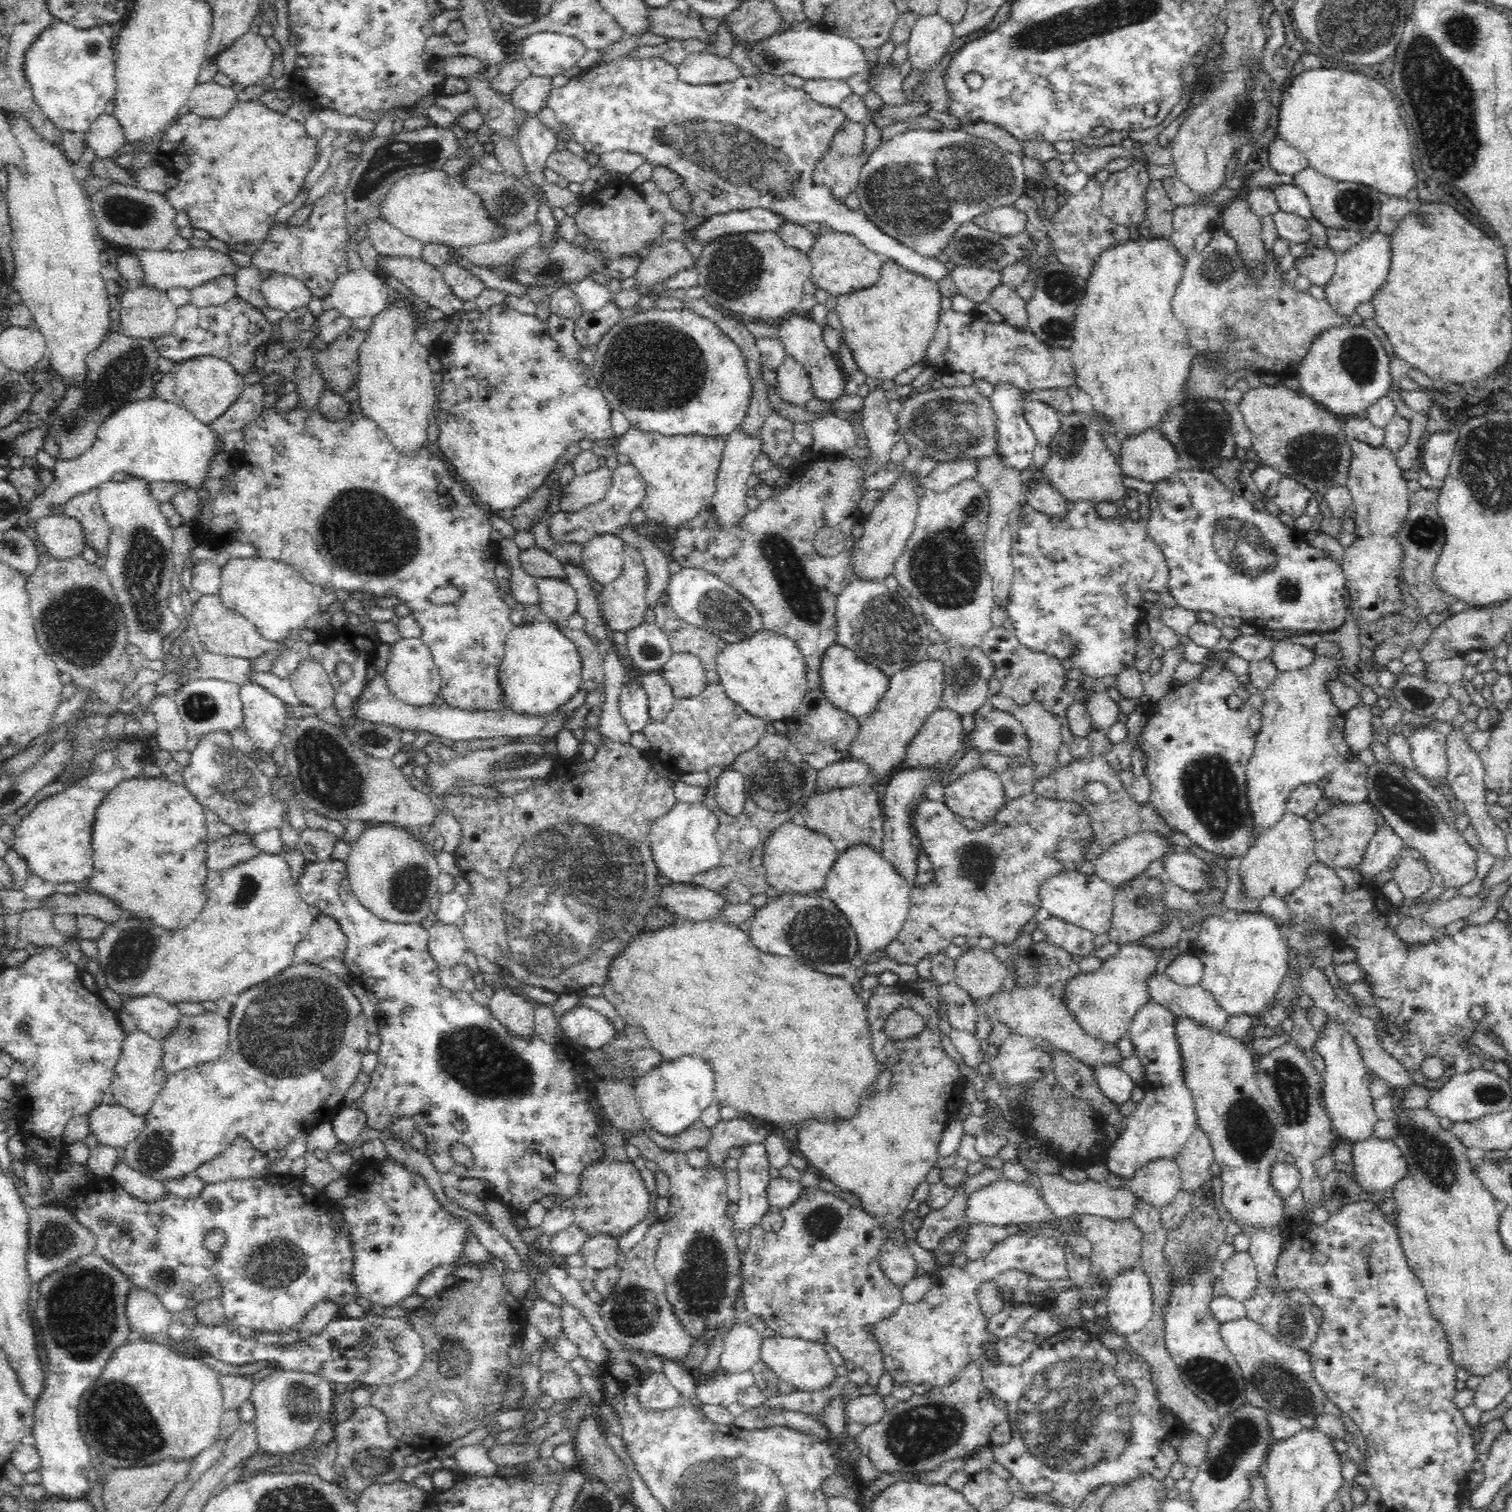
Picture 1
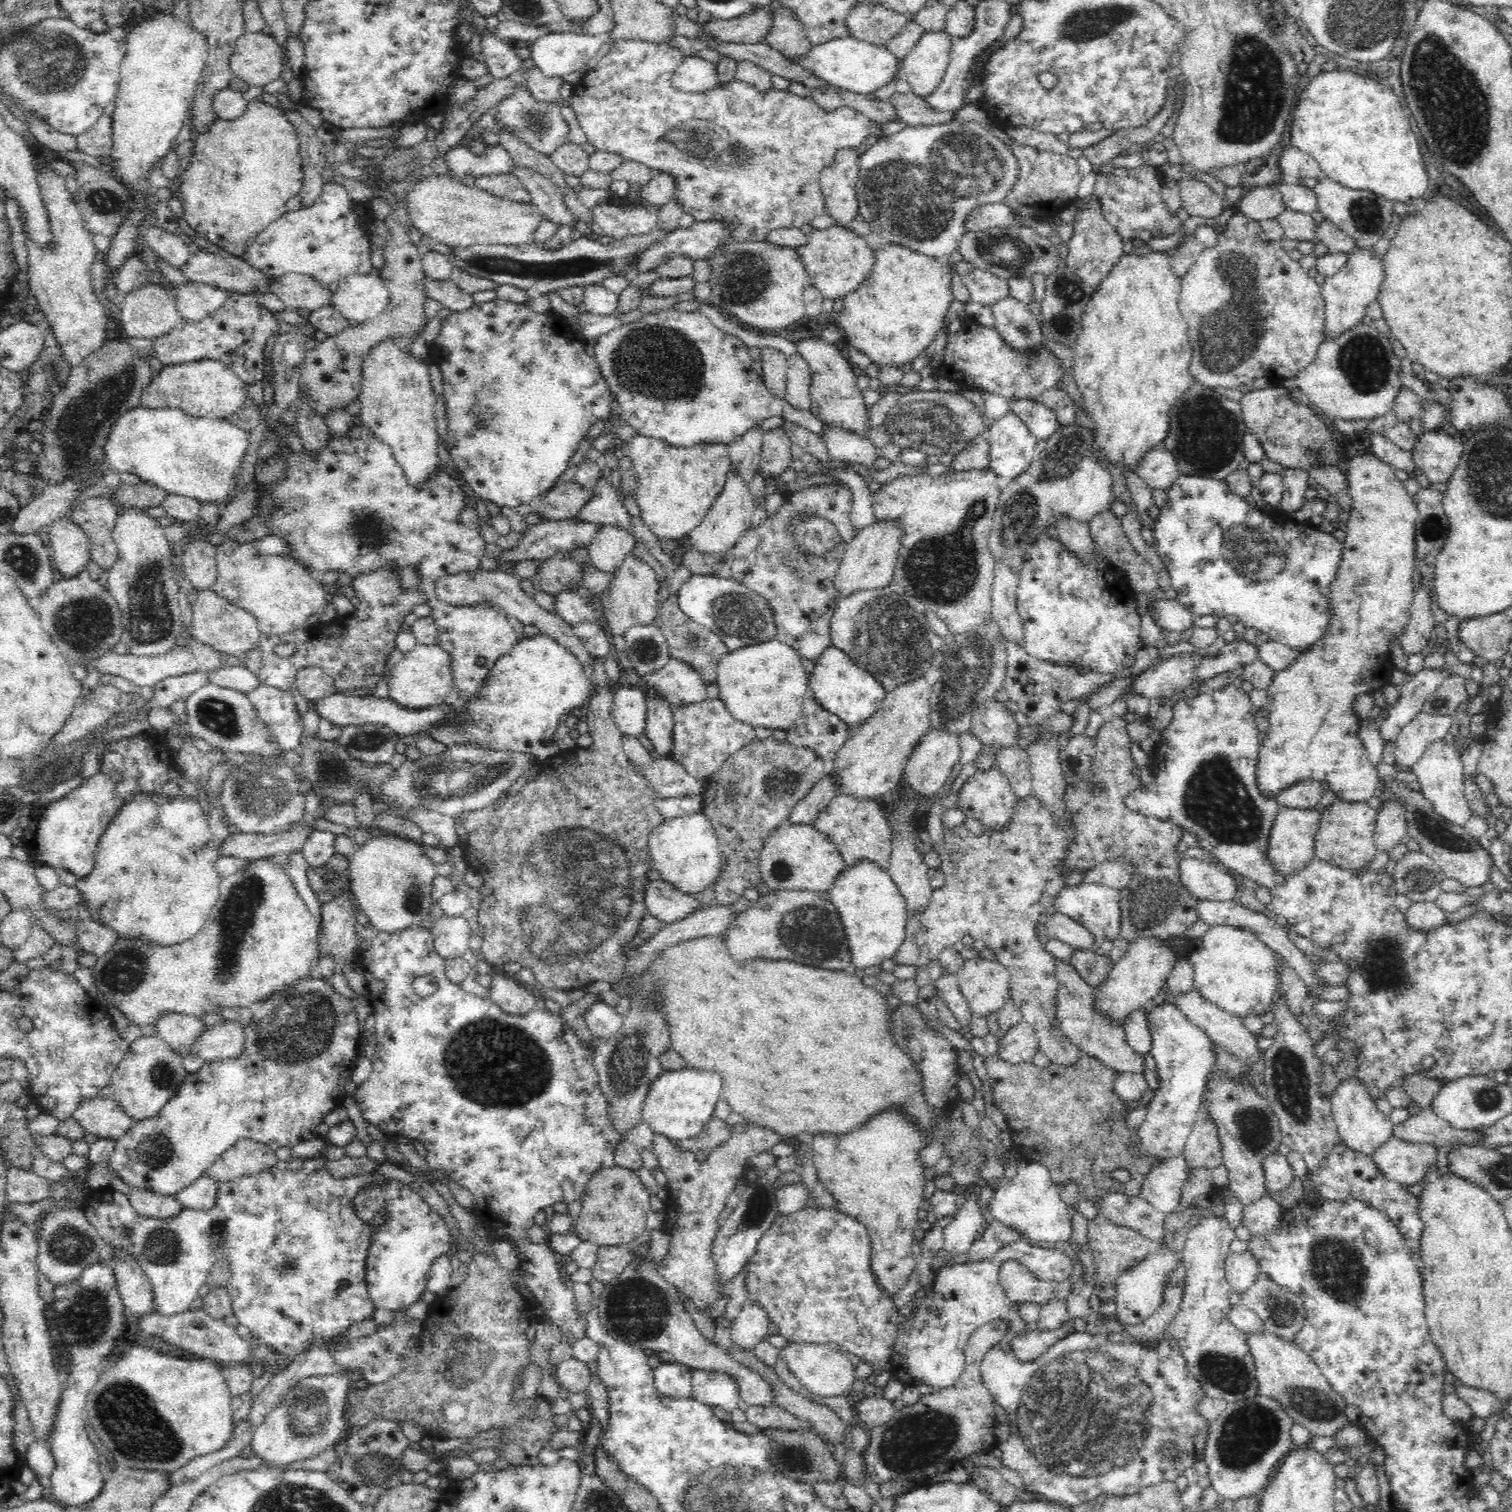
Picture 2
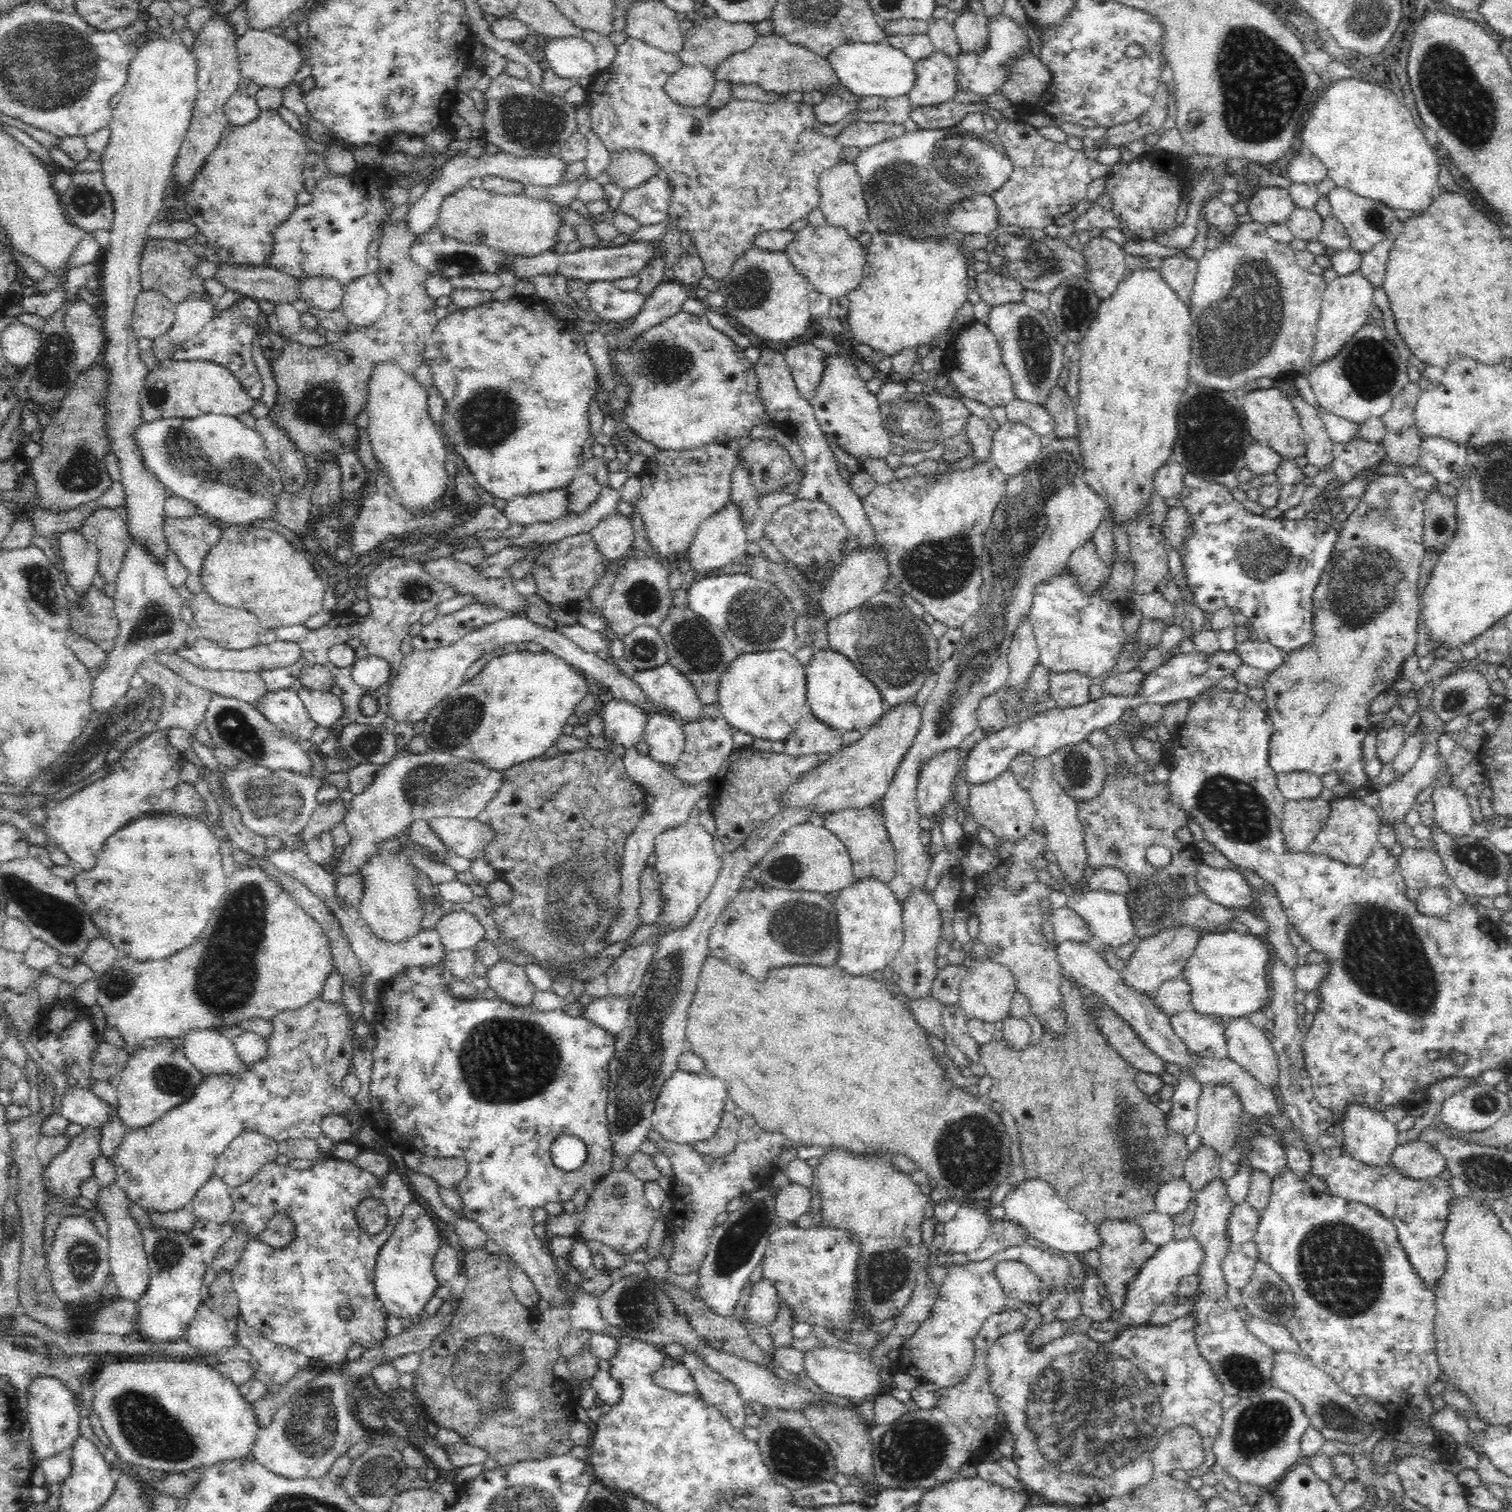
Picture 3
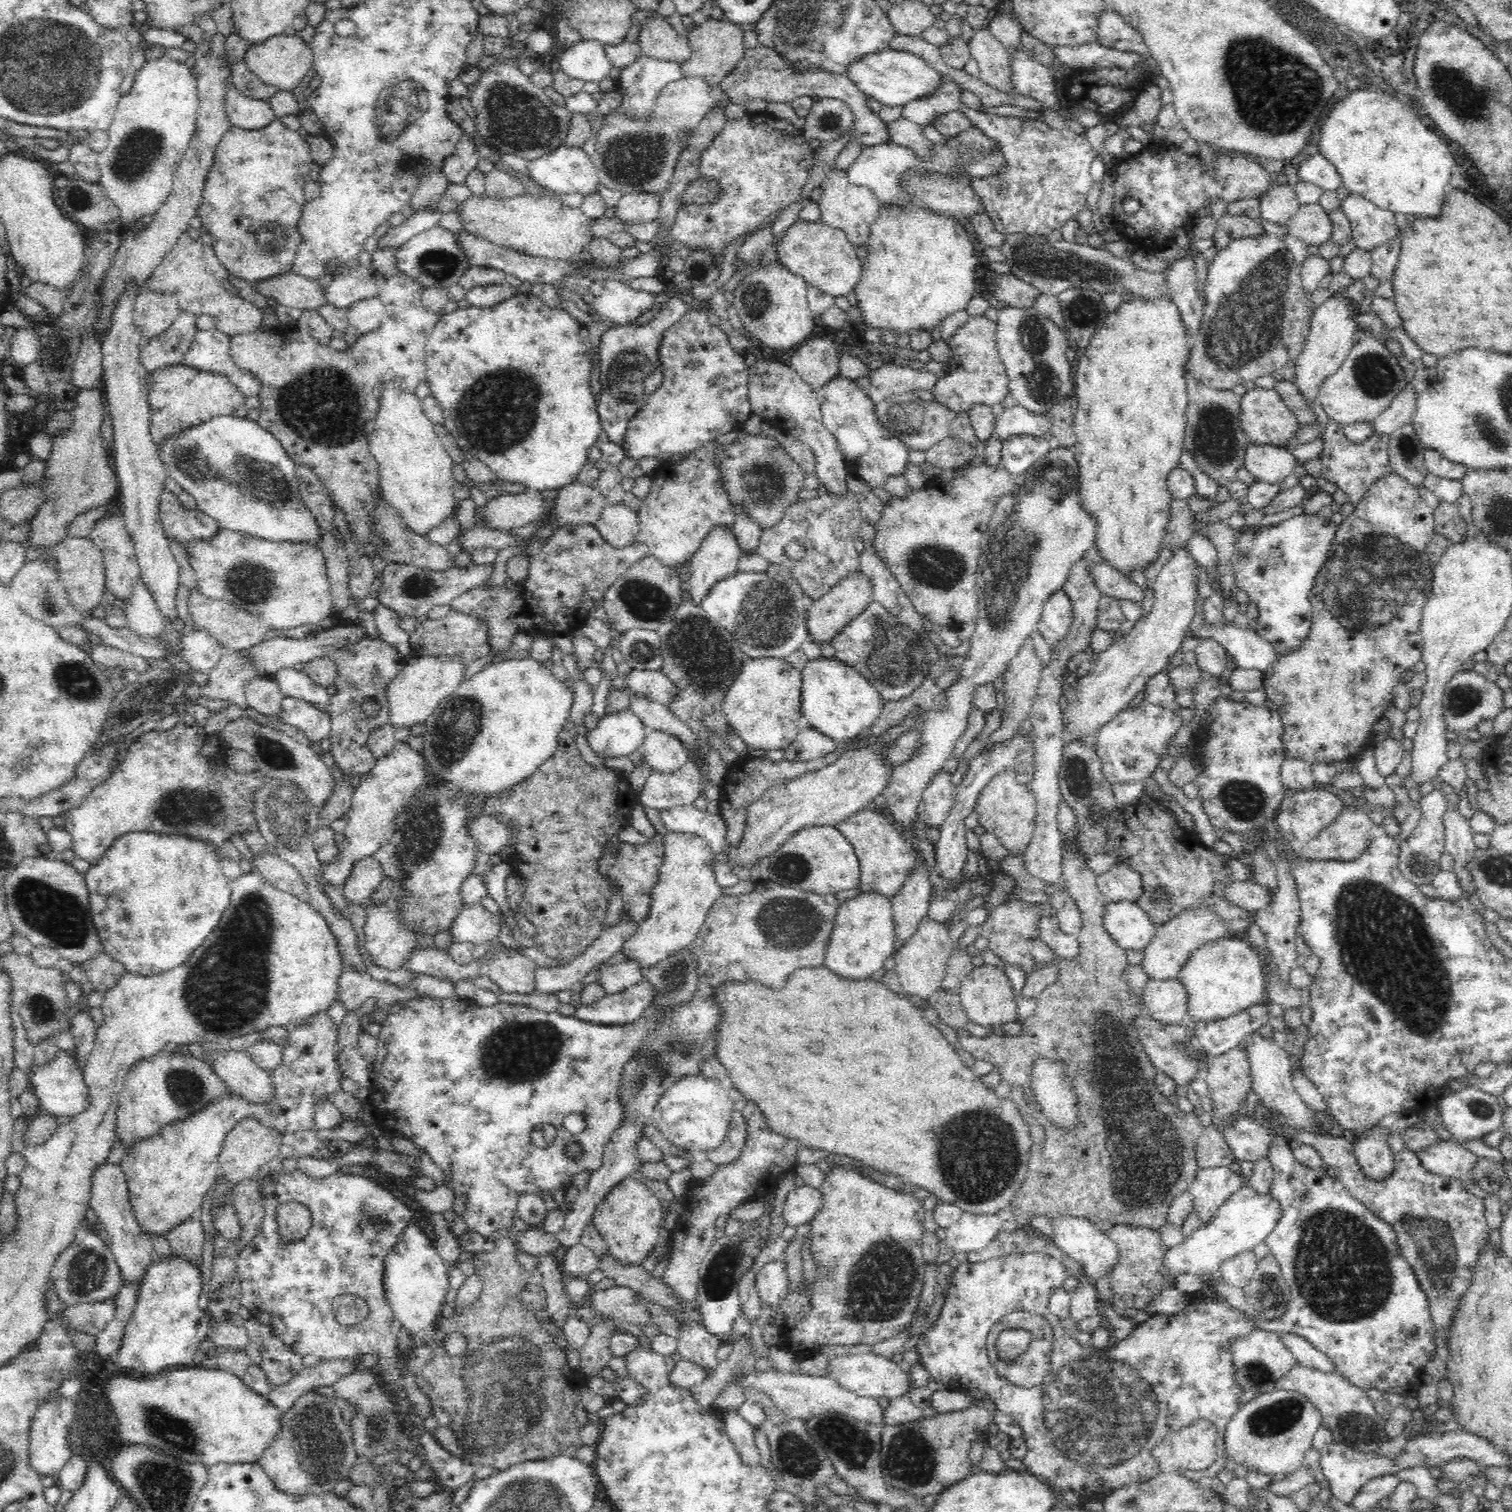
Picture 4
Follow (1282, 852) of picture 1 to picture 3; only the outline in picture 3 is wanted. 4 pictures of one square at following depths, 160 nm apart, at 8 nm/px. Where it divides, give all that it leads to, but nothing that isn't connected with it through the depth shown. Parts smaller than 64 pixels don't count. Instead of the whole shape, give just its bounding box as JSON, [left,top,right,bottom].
[1282,797,1332,852]

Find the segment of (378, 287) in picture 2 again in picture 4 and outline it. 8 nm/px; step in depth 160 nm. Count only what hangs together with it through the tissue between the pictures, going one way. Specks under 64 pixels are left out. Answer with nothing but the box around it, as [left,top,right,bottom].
[348,296,385,335]

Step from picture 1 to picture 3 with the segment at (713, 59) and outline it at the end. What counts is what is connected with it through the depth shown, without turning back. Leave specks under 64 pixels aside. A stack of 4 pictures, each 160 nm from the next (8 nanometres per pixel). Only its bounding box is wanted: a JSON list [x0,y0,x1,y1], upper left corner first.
[665,65,715,108]

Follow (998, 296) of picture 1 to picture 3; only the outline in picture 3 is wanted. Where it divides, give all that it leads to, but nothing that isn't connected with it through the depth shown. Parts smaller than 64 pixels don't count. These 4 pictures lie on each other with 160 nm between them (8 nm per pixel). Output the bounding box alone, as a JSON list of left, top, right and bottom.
[989,303,1064,405]

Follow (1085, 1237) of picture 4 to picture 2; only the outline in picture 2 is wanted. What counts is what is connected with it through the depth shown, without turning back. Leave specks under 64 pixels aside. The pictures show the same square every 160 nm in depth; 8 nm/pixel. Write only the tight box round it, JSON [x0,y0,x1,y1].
[985,1158,1073,1243]

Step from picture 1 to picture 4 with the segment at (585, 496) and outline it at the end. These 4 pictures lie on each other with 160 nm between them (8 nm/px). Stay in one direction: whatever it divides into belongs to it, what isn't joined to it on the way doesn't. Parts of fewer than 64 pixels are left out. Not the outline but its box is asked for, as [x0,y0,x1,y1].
[475,490,545,533]

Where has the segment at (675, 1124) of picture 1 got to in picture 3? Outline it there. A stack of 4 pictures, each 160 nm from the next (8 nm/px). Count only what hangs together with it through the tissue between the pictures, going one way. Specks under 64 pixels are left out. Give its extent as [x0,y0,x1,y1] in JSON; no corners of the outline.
[653,1068,728,1144]

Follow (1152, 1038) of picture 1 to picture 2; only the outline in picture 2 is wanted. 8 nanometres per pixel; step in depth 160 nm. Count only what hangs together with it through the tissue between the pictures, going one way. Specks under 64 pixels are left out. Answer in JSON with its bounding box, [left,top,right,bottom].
[1138,1002,1218,1159]

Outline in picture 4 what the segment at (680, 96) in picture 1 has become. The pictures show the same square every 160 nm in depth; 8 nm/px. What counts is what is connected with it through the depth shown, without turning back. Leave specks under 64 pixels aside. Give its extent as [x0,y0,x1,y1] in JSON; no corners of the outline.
[573,54,936,283]

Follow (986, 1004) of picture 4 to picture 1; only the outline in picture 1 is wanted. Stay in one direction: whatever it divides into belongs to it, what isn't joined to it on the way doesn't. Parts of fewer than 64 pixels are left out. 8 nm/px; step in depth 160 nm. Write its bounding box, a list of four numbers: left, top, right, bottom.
[955,946,1008,1002]

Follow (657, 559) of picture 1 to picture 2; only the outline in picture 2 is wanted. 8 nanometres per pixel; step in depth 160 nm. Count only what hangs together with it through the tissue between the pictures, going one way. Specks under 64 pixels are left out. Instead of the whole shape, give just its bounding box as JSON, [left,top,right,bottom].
[575,460,630,530]

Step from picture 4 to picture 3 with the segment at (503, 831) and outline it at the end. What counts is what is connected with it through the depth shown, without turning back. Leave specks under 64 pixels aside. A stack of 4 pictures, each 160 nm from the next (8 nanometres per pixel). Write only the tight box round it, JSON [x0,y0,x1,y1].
[430,816,496,860]

